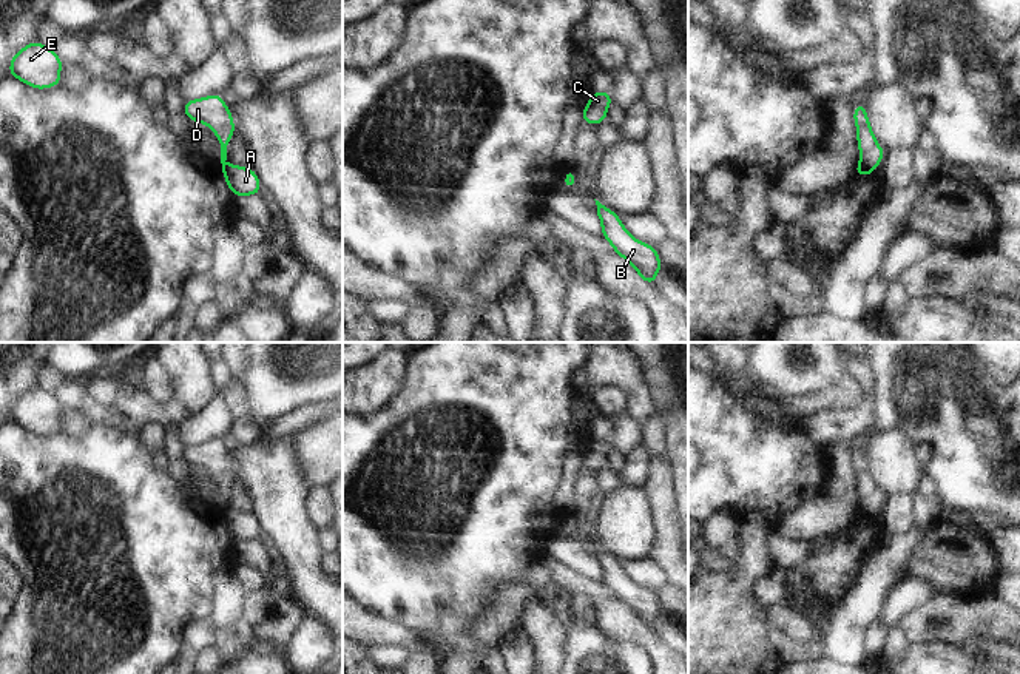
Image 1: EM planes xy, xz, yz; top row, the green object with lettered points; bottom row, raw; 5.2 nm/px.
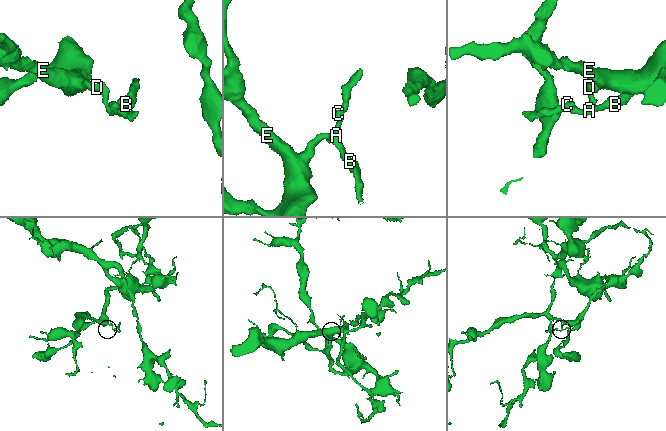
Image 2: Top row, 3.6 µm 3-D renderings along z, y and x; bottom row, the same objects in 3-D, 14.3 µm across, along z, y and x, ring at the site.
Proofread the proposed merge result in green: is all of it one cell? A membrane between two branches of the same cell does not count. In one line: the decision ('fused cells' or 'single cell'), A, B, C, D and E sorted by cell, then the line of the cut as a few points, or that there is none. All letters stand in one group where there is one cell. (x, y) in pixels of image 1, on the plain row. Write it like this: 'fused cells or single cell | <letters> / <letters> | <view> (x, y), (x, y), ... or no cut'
fused cells | A B C / D E | yz (861, 506), (874, 514)

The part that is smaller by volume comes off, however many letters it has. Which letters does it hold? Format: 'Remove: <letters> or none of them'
Remove: A, B, C

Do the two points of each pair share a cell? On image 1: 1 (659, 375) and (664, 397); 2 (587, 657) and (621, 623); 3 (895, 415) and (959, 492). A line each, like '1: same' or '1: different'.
1: same
2: different
3: same

